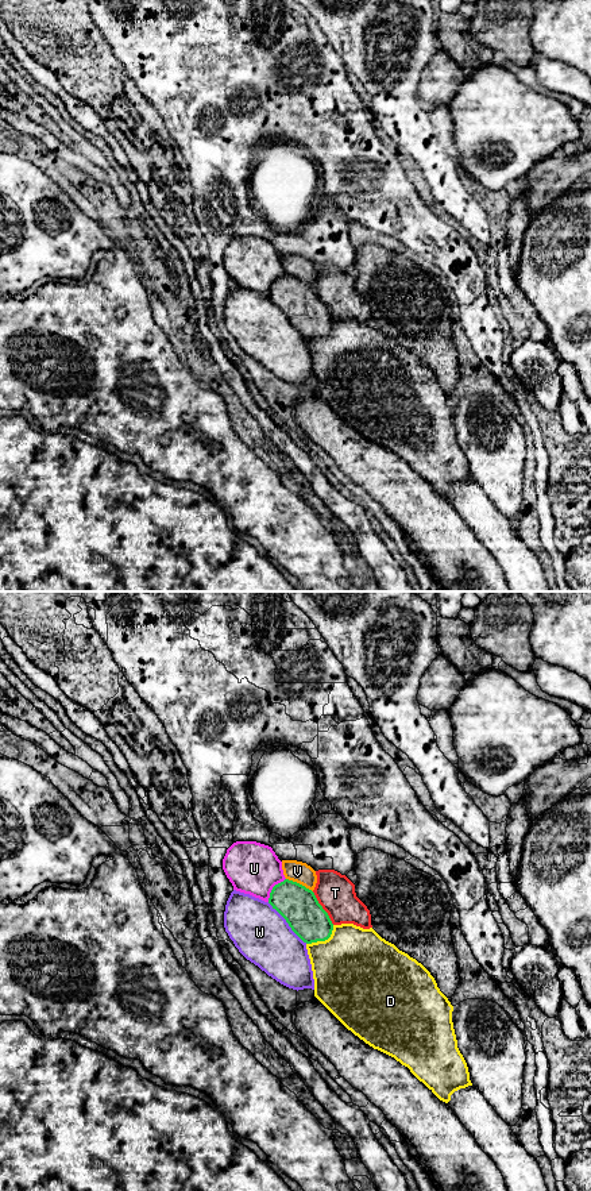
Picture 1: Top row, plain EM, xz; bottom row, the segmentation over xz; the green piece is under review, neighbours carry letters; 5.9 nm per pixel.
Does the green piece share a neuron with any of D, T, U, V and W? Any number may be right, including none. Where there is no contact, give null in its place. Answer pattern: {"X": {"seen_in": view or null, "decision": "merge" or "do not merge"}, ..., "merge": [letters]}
{"D": {"seen_in": "xz", "decision": "do not merge"}, "T": {"seen_in": "xz", "decision": "do not merge"}, "U": {"seen_in": "xz", "decision": "do not merge"}, "V": {"seen_in": "xz", "decision": "do not merge"}, "W": {"seen_in": "xz", "decision": "do not merge"}, "merge": []}

